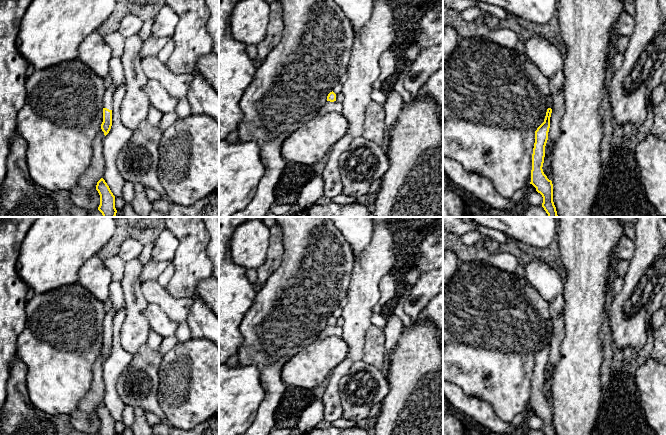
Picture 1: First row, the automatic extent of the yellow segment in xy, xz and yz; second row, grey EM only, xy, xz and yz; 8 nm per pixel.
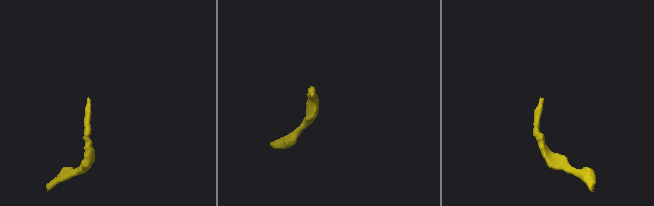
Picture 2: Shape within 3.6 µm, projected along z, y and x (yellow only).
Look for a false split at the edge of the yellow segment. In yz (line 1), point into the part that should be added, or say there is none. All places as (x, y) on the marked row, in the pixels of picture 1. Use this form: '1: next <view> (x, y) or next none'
1: next yz (550, 104)

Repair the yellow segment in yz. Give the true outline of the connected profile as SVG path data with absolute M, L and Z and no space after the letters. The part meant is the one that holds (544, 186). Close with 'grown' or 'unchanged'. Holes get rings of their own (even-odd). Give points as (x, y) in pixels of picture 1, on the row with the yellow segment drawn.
M551 95L547 98L548 109L544 122L535 131L535 143L532 154L531 182L538 193L543 197L542 207L548 214L548 217L558 217L556 207L553 202L553 184L543 172L543 163L545 157L545 146L548 140L550 128L550 117L553 108Z; grown

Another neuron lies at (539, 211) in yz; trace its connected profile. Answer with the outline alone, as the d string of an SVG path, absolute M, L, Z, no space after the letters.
M542 206L534 208L532 207L529 211L525 212L520 217L548 217L548 214Z

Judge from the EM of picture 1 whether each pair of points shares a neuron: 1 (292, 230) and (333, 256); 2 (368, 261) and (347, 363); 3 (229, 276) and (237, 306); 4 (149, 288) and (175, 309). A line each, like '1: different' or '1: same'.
1: same
2: same
3: same
4: same

